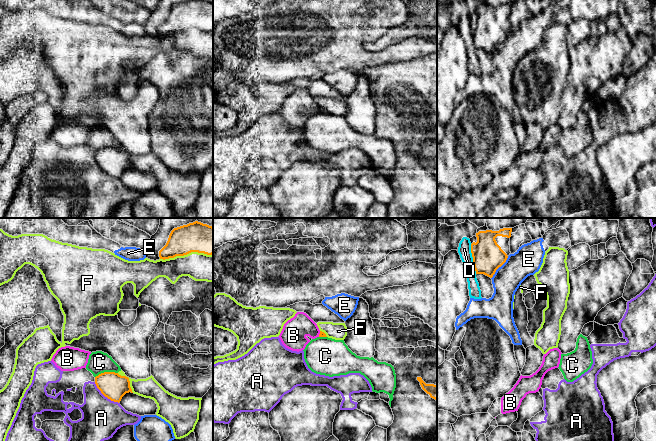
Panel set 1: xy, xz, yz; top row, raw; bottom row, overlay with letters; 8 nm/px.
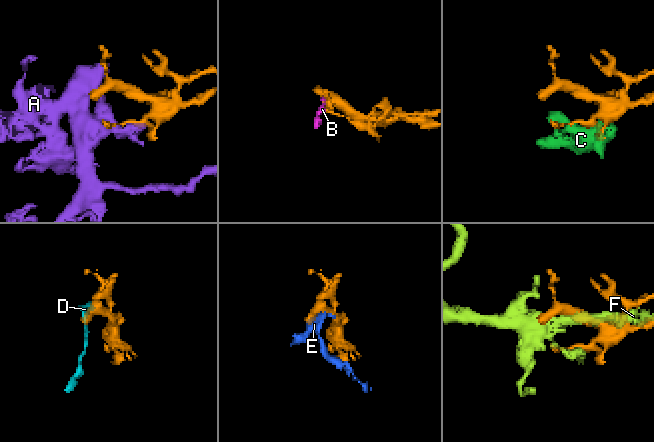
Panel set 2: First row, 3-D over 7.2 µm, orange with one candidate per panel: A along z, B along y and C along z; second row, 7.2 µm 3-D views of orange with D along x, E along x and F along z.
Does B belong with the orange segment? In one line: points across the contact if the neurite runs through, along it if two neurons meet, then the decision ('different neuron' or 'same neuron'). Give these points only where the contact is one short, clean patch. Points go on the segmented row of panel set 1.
along xz (320, 331), (318, 336) | different neuron

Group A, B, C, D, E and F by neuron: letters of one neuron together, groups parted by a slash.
A B / C / D / E / F

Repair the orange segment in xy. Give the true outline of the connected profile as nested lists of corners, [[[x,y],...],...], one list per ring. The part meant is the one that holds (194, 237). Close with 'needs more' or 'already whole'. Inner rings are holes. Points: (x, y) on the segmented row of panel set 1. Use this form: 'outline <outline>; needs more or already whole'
outline [[[195,221],[174,228],[166,245],[159,251],[160,259],[184,256],[191,252],[213,254],[213,227]]]; already whole

